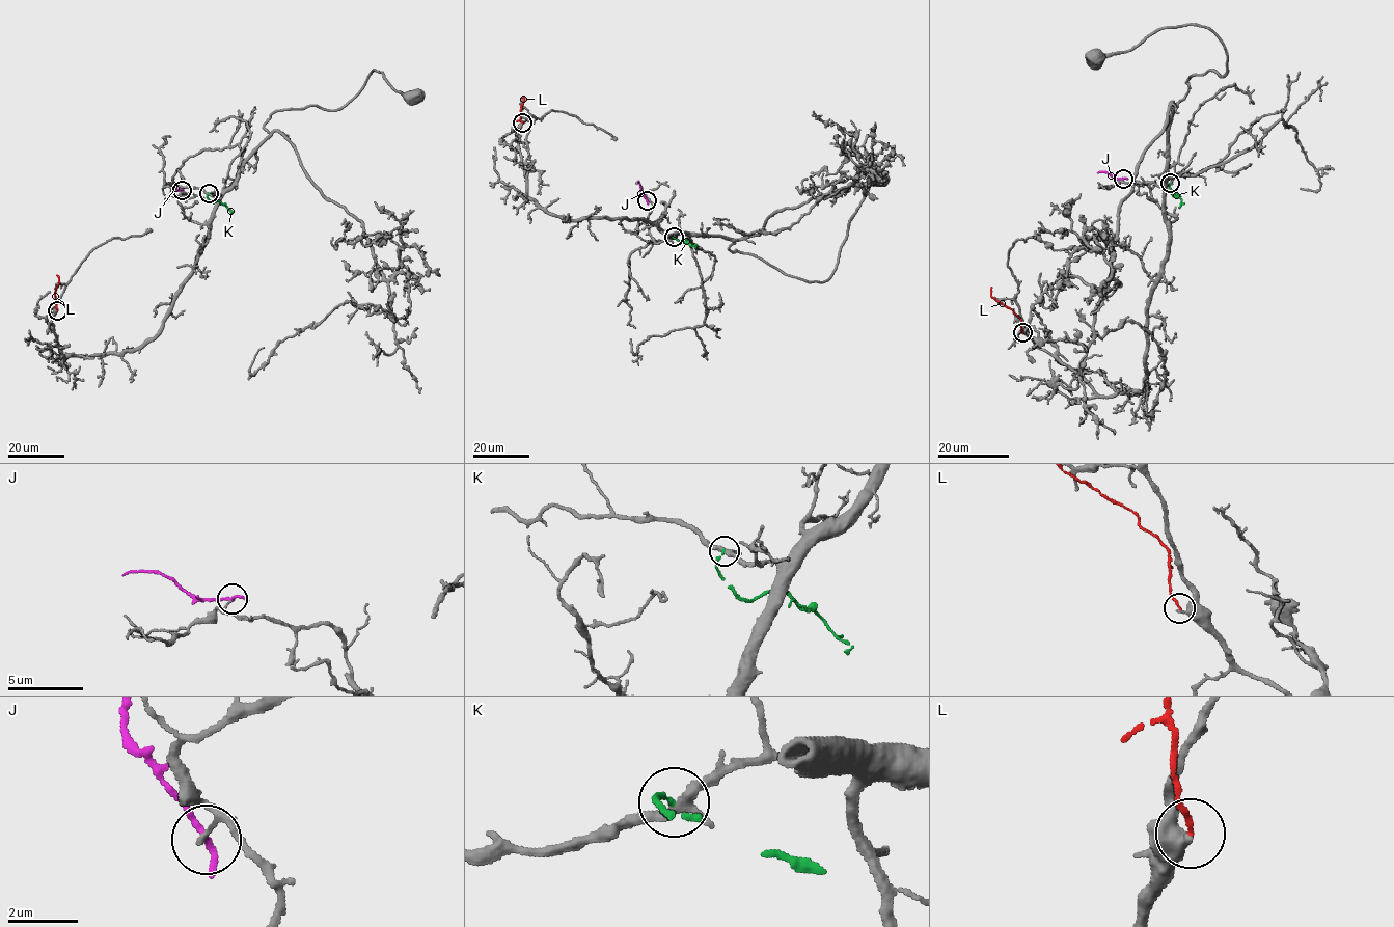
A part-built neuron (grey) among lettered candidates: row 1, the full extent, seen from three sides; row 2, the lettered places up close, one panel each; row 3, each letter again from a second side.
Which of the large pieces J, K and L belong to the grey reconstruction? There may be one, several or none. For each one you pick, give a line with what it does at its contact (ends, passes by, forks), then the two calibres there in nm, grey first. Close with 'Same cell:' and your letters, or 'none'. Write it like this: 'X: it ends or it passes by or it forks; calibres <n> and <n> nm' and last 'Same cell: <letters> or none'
Same cell: none

